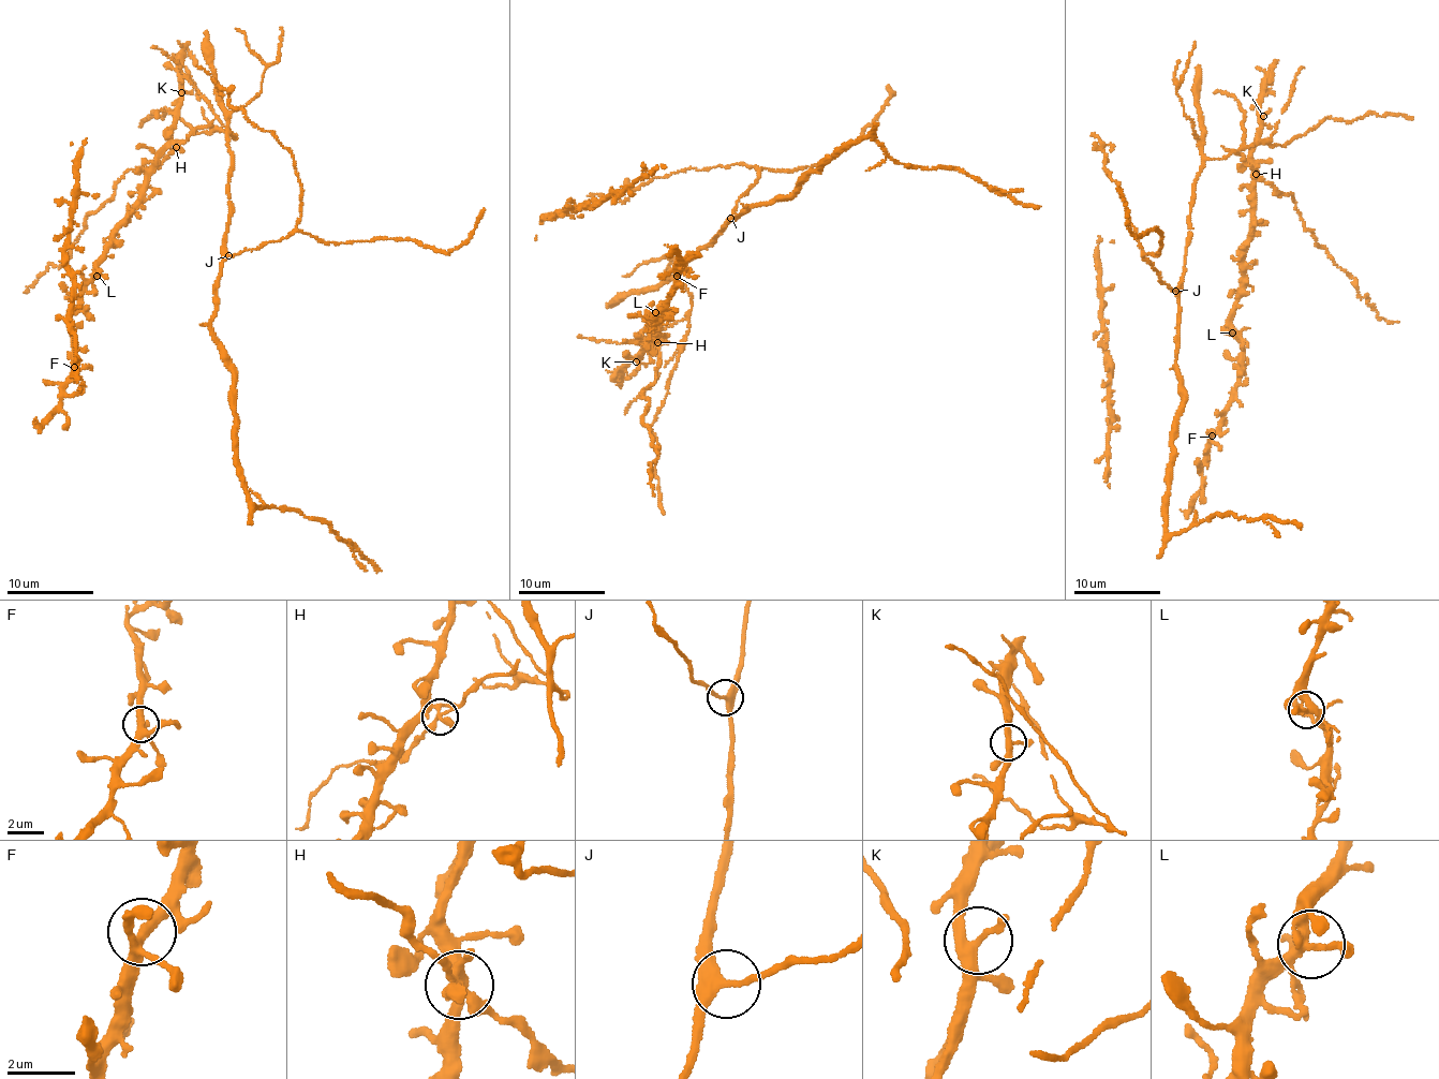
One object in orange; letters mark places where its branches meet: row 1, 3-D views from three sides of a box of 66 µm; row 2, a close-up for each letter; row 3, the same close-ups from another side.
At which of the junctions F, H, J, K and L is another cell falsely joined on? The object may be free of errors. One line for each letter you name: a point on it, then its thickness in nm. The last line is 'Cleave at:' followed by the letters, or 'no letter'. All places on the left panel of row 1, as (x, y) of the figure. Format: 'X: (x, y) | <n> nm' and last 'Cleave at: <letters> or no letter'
H: (176, 147) | 300 nm
Cleave at: H

